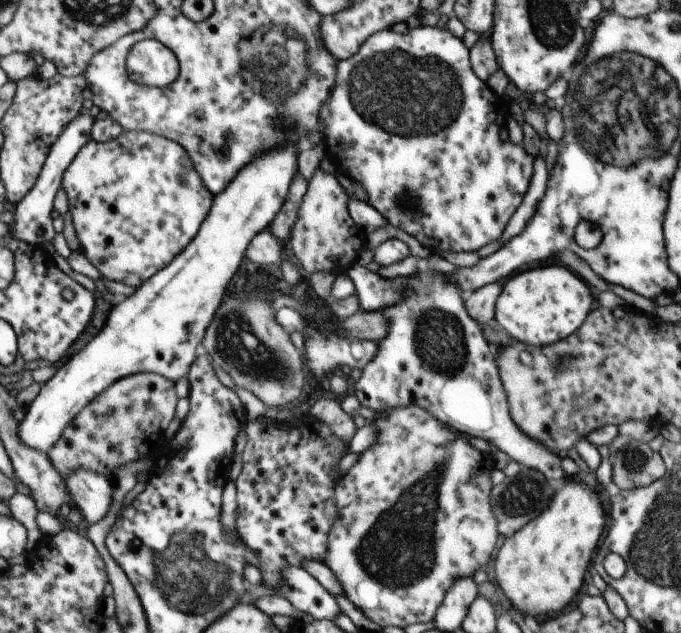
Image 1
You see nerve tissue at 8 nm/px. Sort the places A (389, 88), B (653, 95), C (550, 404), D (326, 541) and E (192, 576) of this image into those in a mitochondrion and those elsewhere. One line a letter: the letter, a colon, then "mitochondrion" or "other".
A: mitochondrion
B: mitochondrion
C: other
D: other
E: mitochondrion

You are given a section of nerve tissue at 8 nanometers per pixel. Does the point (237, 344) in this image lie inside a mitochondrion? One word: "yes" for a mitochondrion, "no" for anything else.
yes

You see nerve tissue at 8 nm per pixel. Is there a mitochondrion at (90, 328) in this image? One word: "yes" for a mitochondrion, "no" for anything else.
no

